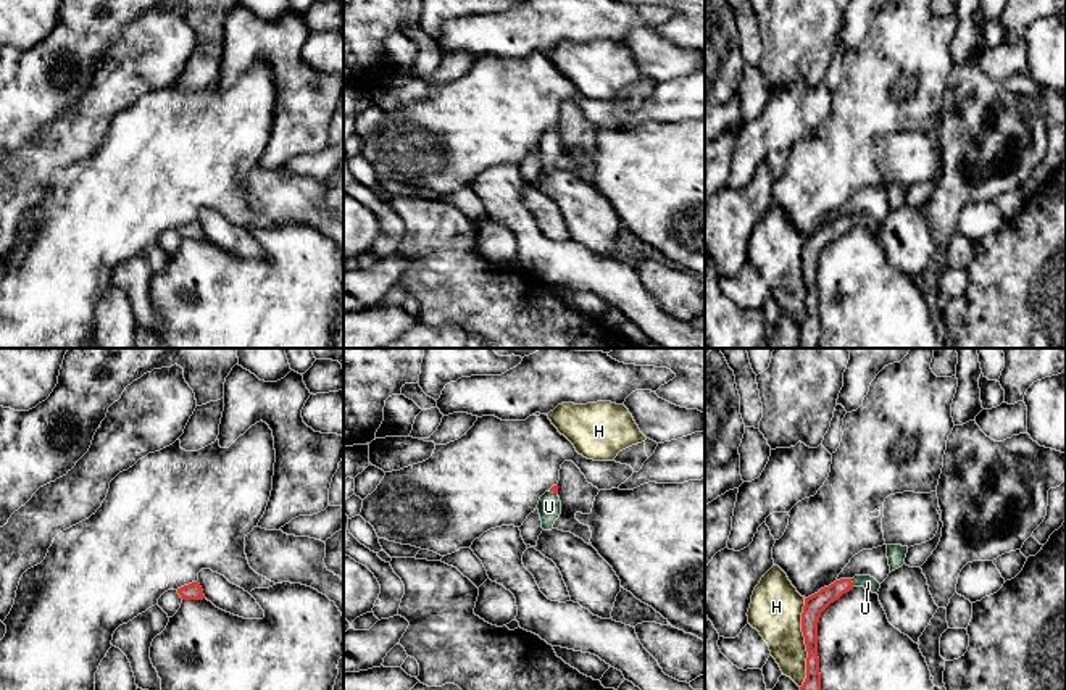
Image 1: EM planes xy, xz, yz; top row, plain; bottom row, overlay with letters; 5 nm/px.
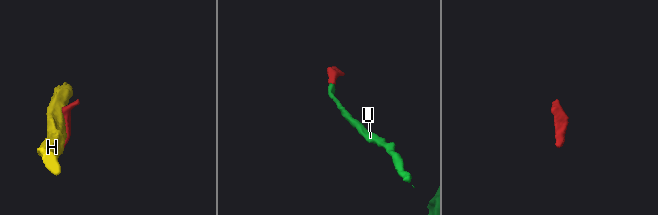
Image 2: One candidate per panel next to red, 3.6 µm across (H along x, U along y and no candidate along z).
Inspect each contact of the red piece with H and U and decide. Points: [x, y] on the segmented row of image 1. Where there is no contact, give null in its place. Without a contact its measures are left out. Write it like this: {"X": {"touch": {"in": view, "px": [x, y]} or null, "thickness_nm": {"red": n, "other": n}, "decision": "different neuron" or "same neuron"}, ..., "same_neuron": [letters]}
{"H": {"touch": {"in": "yz", "px": [805, 644]}, "thickness_nm": {"red": 100, "other": 260}, "decision": "different neuron"}, "U": {"touch": {"in": "yz", "px": [852, 582]}, "thickness_nm": {"red": 100, "other": 70}, "decision": "same neuron"}, "same_neuron": ["U"]}

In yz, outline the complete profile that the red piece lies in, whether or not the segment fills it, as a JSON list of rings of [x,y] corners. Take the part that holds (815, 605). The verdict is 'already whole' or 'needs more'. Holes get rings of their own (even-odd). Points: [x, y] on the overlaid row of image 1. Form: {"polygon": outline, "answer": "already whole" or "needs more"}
{"polygon": [[[855,576],[853,579],[840,579],[829,587],[821,588],[818,593],[805,598],[802,613],[802,632],[808,651],[806,658],[806,679],[800,690],[821,690],[819,658],[818,658],[818,622],[821,613],[843,593],[853,587],[864,587],[877,593],[881,584],[871,576]]], "answer": "needs more"}

